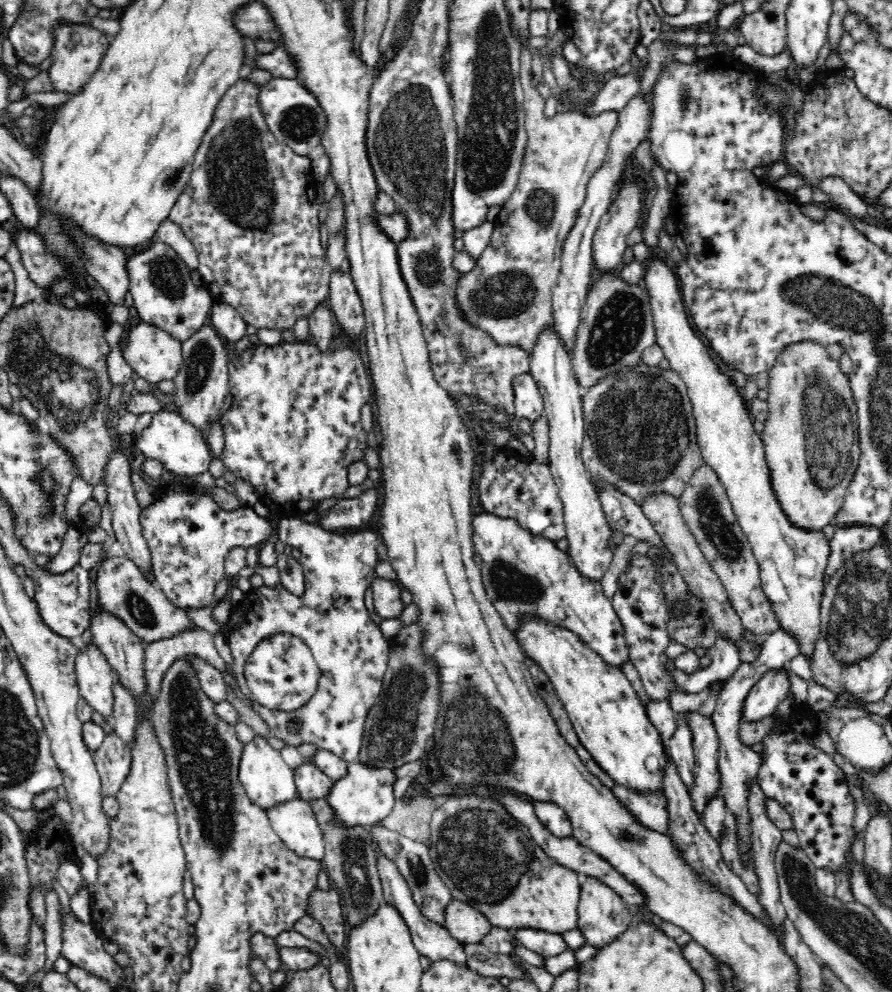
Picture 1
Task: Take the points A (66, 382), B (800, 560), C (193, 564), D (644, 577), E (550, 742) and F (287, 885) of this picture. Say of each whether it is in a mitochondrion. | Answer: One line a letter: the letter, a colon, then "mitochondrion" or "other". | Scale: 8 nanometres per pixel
A: mitochondrion
B: other
C: other
D: other
E: other
F: other

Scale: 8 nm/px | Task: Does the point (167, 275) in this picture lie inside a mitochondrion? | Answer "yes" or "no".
yes

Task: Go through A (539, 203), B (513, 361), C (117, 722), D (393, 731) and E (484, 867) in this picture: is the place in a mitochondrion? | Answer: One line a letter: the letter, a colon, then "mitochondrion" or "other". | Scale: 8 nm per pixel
A: mitochondrion
B: other
C: other
D: mitochondrion
E: mitochondrion

